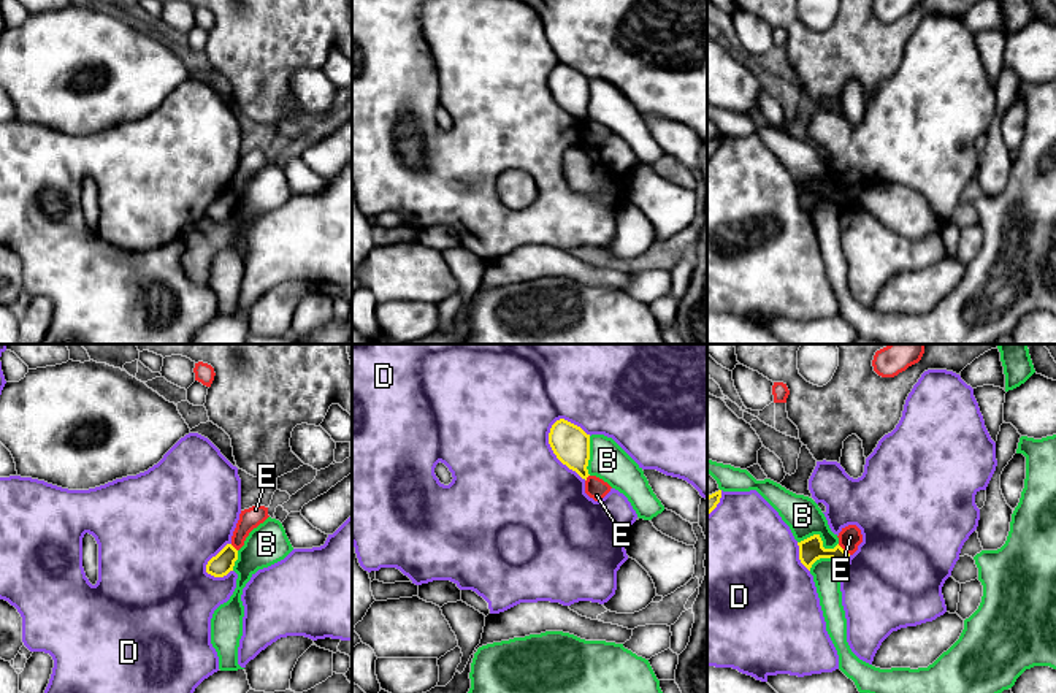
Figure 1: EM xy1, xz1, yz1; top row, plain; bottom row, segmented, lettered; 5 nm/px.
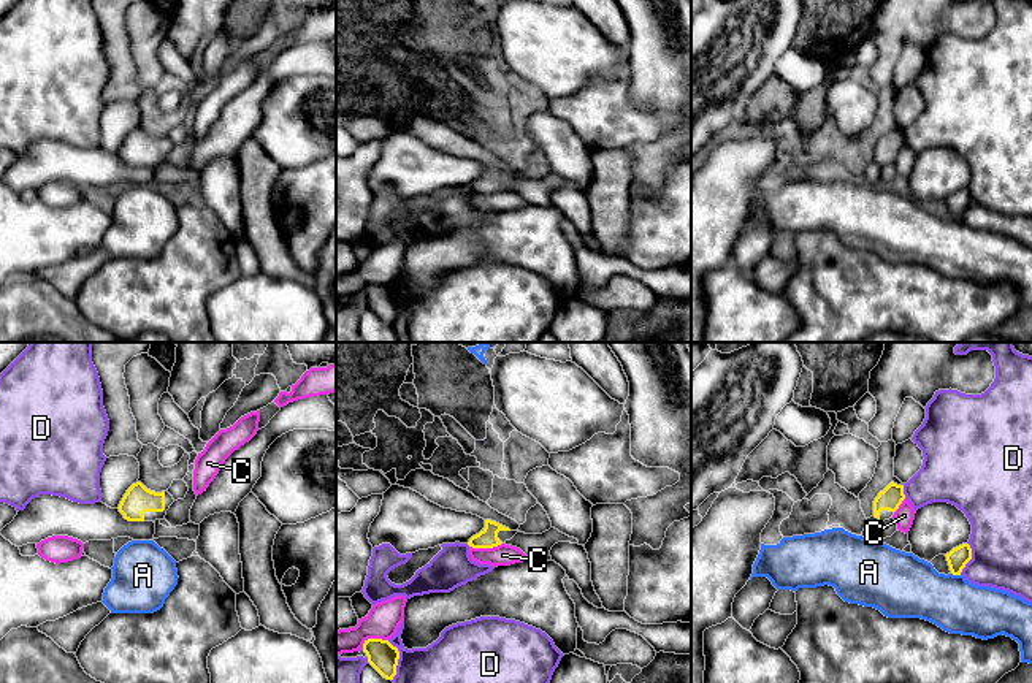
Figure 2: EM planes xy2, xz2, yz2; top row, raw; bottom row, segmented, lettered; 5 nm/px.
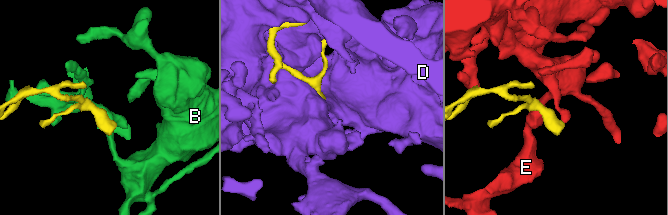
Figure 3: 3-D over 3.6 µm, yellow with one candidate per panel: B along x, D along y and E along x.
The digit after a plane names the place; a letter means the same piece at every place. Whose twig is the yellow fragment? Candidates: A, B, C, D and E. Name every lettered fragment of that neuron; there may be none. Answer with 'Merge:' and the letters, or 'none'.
Merge: none

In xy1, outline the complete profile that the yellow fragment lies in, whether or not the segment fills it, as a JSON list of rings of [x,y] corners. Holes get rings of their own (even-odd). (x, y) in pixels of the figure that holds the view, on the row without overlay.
[[[227,189],[216,201],[206,209],[206,217],[214,222],[224,222],[233,216],[235,206],[238,205],[238,195]]]

